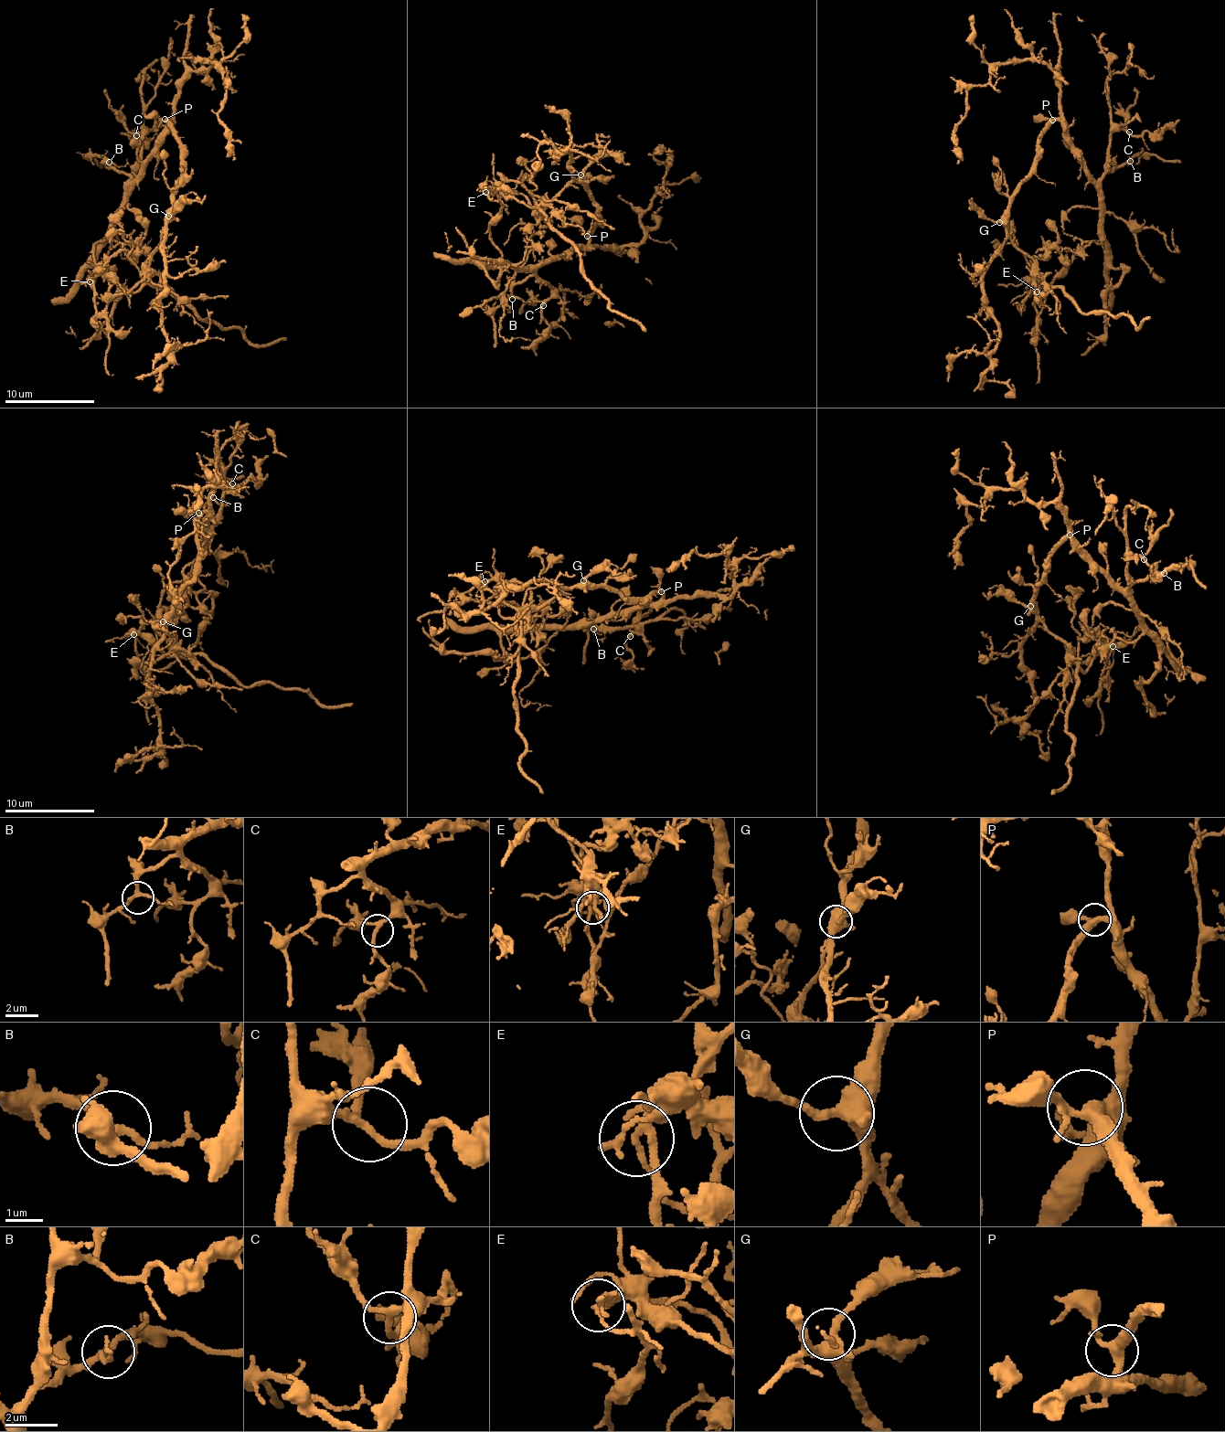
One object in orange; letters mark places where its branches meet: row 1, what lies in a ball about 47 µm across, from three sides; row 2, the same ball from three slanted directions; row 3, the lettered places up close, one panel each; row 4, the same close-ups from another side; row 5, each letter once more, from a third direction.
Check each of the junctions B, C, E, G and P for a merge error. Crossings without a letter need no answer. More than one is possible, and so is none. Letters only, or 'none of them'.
E

